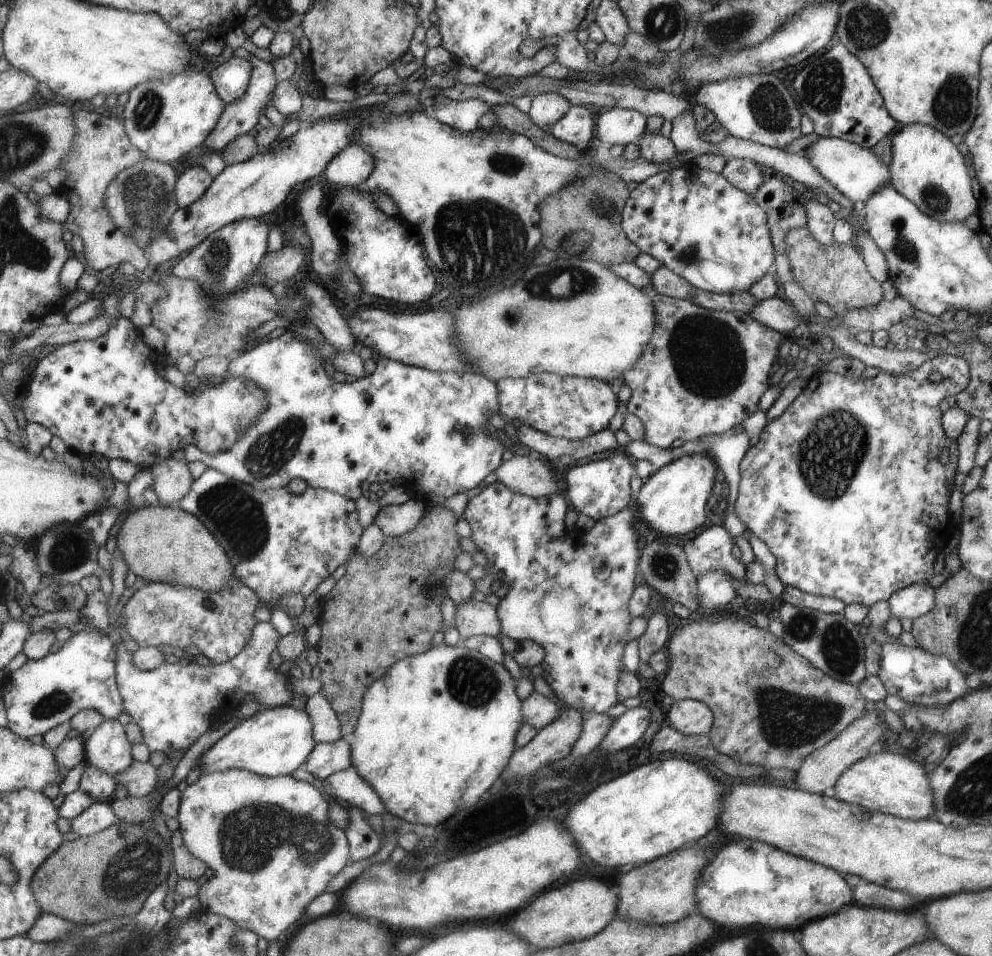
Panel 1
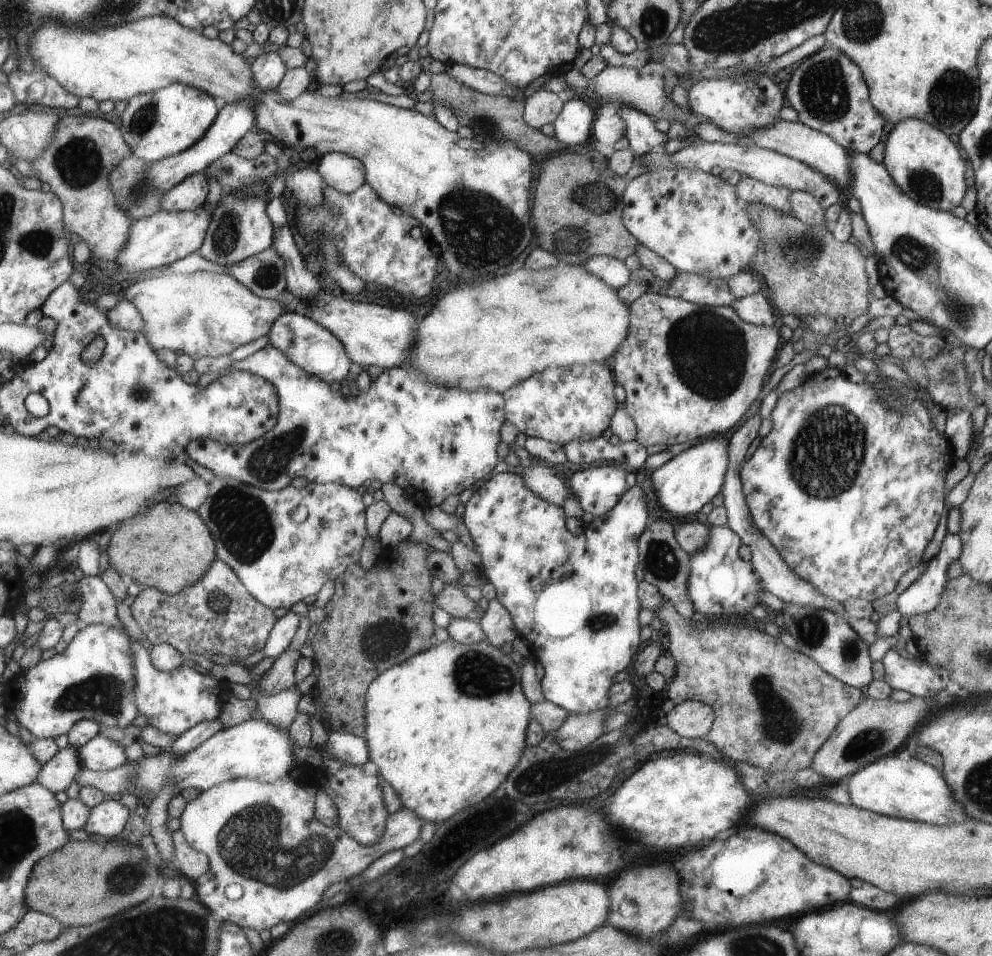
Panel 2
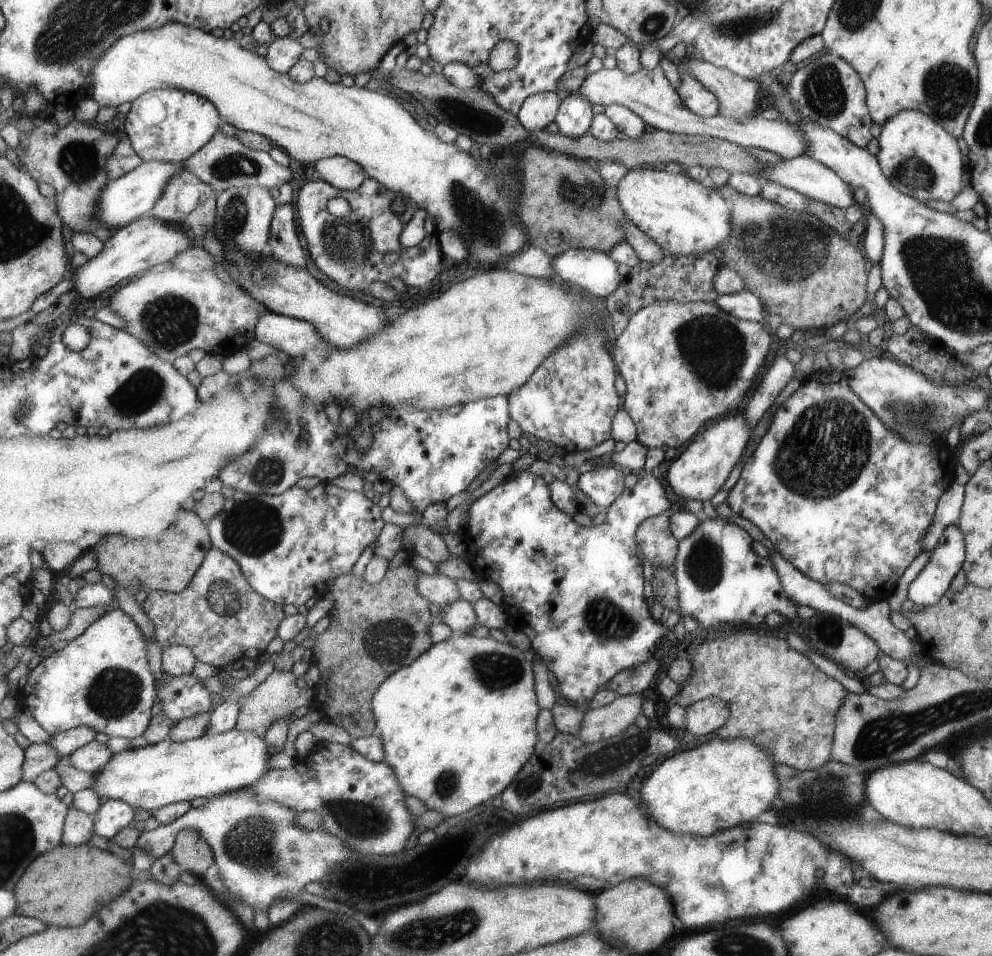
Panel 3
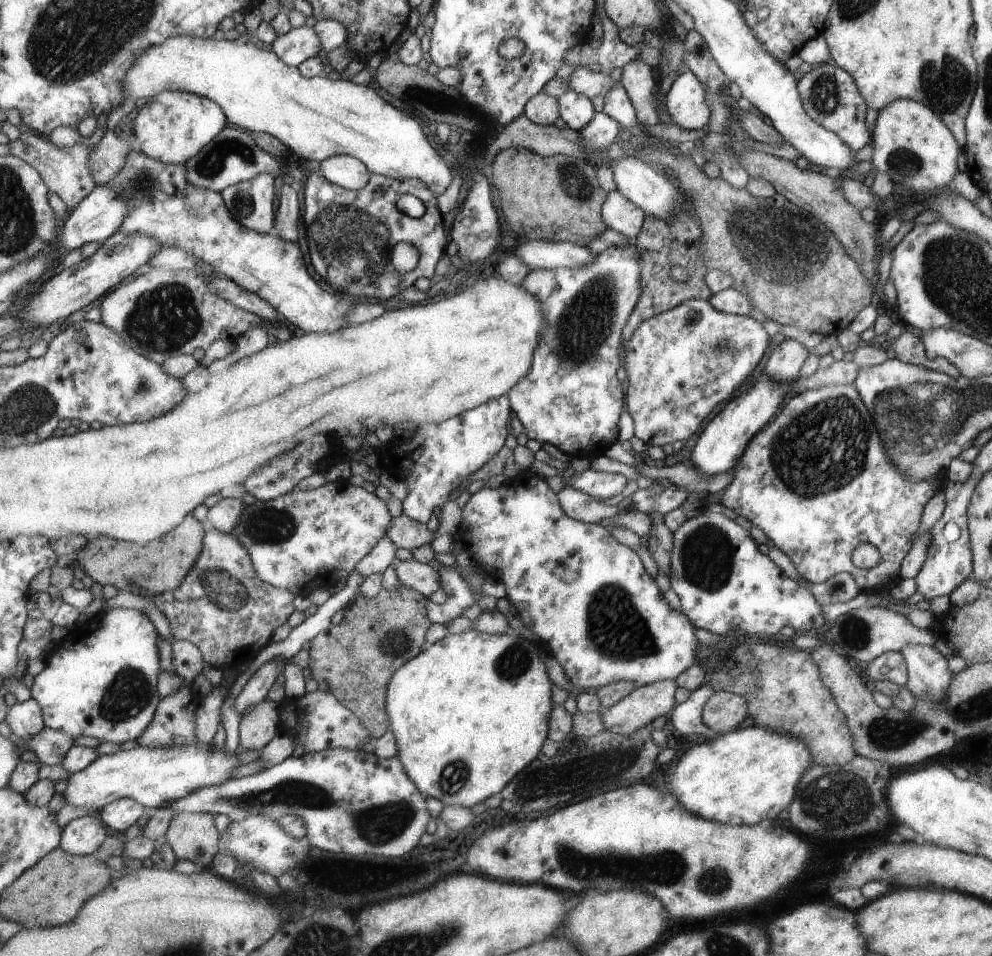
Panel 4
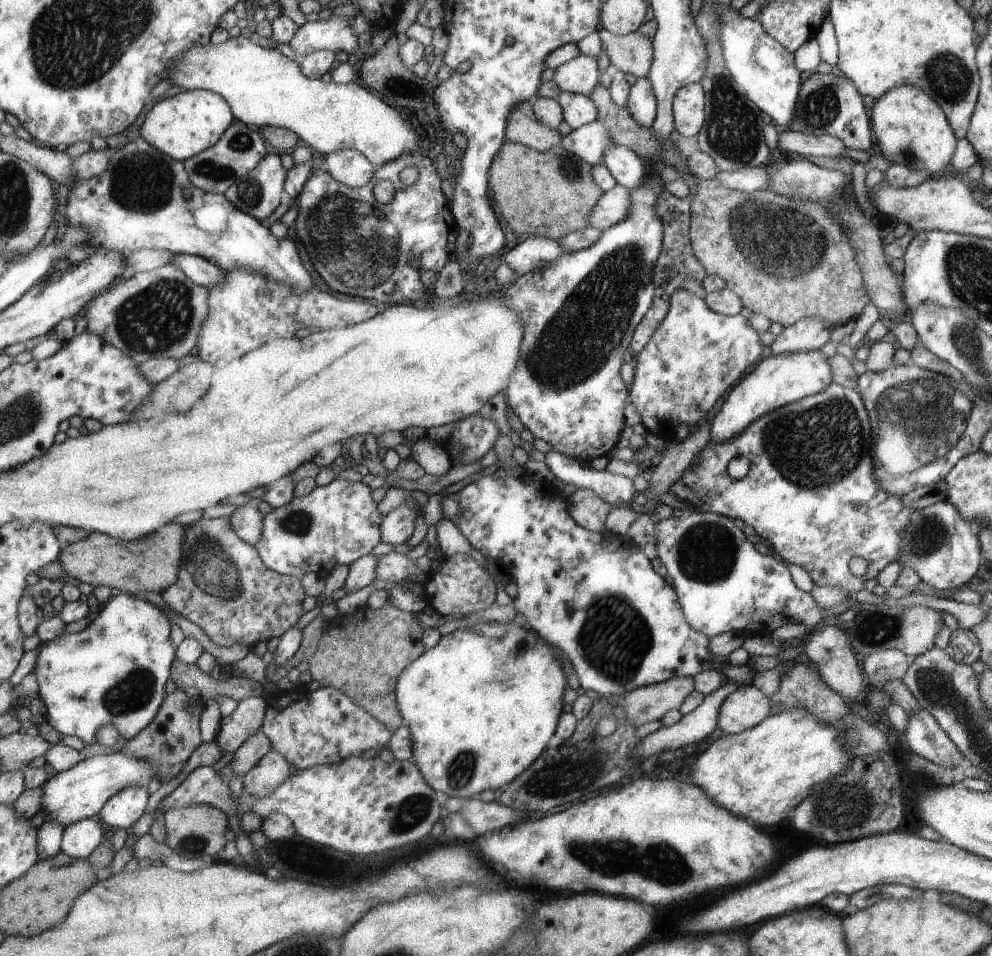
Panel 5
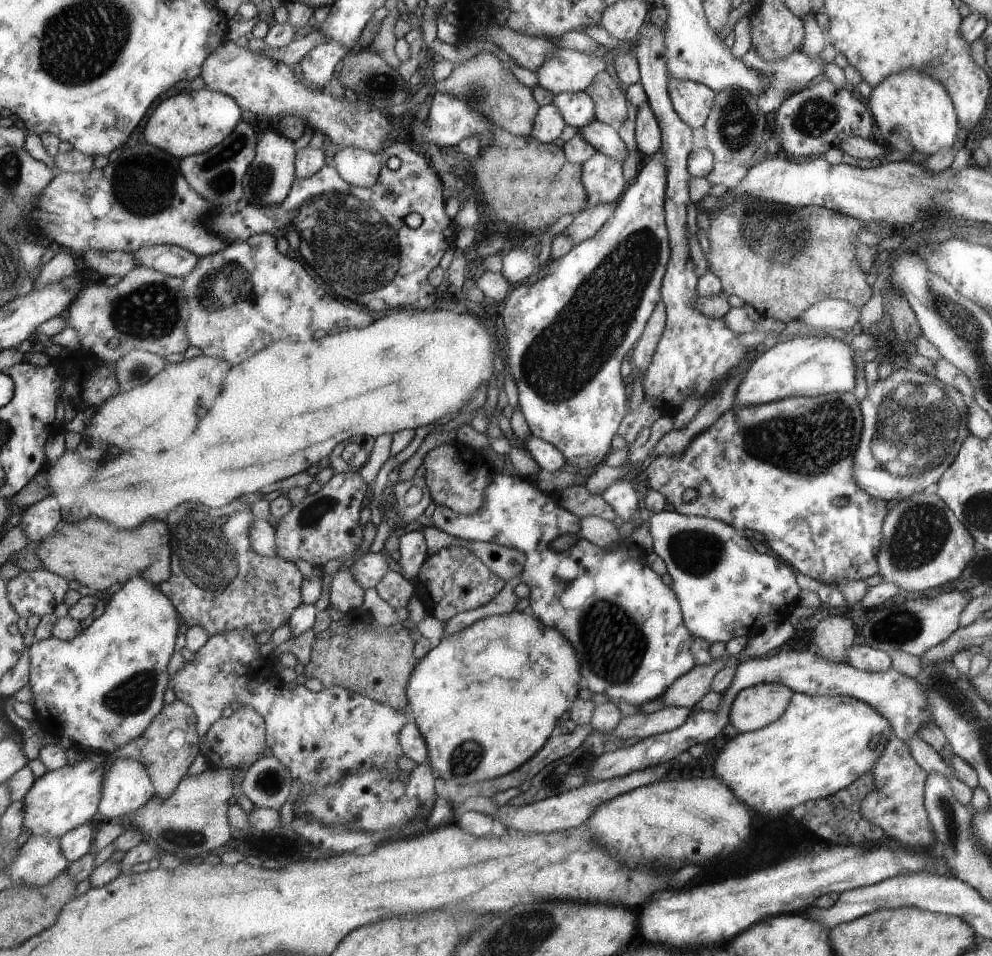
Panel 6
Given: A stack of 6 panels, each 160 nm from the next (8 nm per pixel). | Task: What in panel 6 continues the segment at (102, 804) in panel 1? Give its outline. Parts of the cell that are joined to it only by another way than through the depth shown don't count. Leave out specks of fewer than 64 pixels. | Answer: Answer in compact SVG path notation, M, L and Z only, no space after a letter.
M120 758L107 763L99 817L106 822L123 821L131 813L143 808L156 795L156 786L146 766L134 758Z

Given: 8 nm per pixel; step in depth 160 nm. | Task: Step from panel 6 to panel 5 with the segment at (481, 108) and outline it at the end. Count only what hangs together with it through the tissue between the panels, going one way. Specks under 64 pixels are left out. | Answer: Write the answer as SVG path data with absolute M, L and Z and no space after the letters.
M524 100L516 102L508 112L504 138L536 151L544 151L546 148L559 145L562 136L556 130L543 126L534 117L532 103Z

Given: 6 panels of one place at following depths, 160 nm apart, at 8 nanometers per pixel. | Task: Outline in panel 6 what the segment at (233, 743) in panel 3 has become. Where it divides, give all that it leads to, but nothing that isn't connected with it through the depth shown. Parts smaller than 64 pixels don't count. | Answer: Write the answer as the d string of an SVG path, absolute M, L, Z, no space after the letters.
M90 759L75 764L67 763L54 771L47 771L36 779L32 789L24 800L24 831L41 837L63 838L73 829L89 823L93 817L99 816L104 772L107 764L97 765Z

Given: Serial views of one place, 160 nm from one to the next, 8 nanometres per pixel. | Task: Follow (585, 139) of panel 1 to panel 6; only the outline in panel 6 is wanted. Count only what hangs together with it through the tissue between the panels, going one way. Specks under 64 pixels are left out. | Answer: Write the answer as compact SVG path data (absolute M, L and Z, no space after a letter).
M583 90L574 93L557 93L552 100L565 124L580 129L594 118L593 99Z

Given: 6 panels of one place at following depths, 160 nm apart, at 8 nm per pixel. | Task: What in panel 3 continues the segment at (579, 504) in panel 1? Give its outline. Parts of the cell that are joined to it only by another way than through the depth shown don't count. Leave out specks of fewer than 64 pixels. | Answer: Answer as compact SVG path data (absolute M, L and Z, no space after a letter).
M595 467L579 475L577 486L591 500L597 510L608 506L623 492L623 472L619 468Z

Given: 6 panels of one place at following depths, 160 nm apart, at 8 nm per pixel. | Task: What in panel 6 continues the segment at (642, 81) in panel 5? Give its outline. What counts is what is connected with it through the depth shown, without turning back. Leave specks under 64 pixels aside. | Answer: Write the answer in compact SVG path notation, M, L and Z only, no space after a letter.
M647 103L639 105L636 112L634 139L638 155L645 159L660 148L660 128Z

